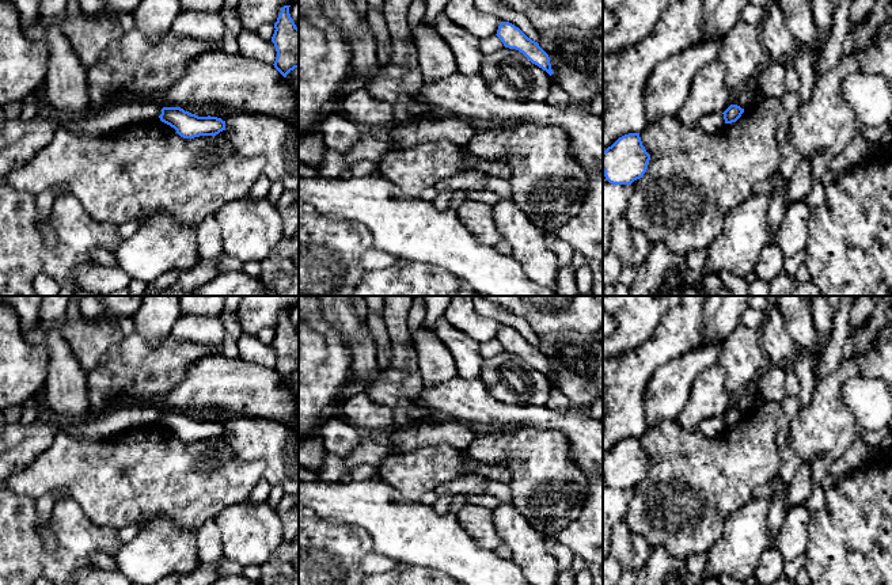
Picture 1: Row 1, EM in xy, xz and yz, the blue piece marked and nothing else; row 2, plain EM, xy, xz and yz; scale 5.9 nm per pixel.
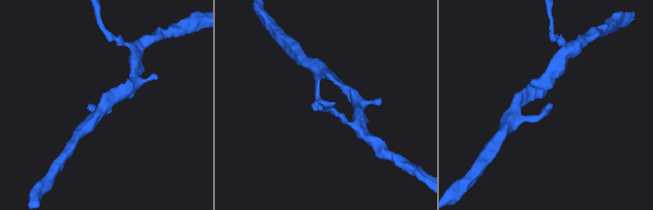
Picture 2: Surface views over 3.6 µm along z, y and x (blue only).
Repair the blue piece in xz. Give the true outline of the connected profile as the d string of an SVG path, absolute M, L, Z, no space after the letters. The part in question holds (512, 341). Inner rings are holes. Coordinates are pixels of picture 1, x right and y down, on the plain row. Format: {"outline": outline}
{"outline": "M501 326L496 338L505 352L516 353L523 357L532 368L546 375L550 380L554 377L549 358L538 346L528 342L519 331L509 326Z"}

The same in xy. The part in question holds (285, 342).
{"outline": "M284 309L281 312L272 341L277 356L273 369L284 381L295 372L299 372L299 333L291 322L289 311Z"}

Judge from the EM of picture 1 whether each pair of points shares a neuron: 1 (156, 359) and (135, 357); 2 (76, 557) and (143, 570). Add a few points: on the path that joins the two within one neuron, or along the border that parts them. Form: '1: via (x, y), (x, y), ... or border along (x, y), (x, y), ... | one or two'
1: via (151, 359), (140, 359) | one
2: border along (122, 544), (113, 557) | two

